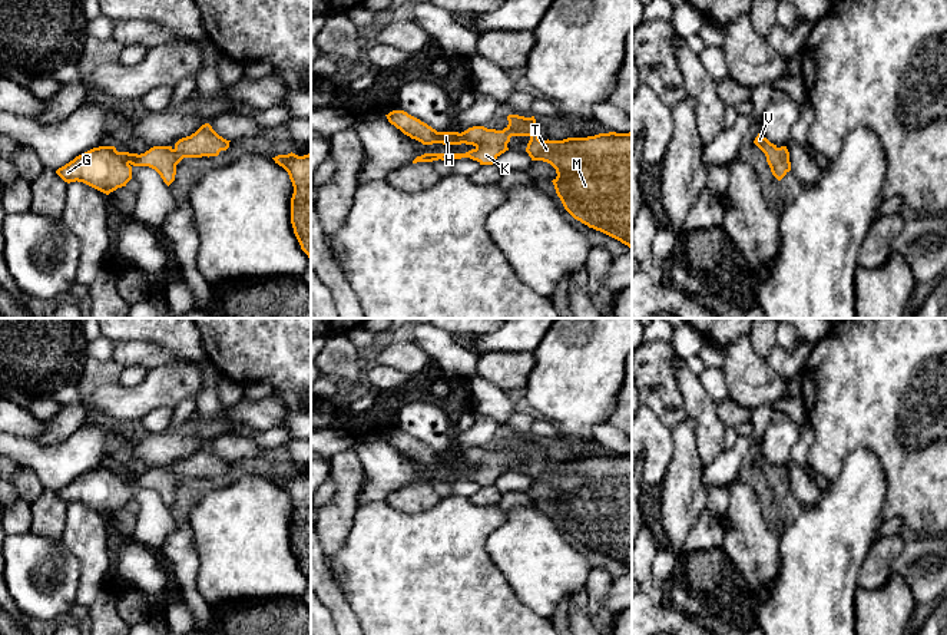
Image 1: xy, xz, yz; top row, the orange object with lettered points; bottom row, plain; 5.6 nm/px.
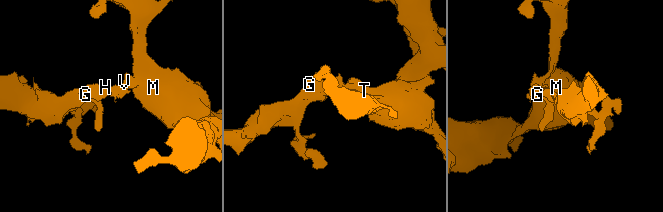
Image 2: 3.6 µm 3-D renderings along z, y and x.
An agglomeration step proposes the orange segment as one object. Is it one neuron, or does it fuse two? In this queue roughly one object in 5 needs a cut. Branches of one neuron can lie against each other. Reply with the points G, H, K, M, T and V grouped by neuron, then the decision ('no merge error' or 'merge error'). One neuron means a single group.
G H K M T V; no merge error

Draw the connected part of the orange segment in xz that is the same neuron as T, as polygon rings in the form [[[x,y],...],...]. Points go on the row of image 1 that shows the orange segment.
[[[393,110],[385,115],[388,122],[400,129],[404,135],[421,142],[423,145],[473,145],[474,148],[466,153],[424,153],[417,156],[413,163],[433,162],[470,158],[480,165],[493,165],[494,161],[509,151],[507,143],[511,136],[529,136],[526,152],[532,161],[543,161],[550,163],[557,176],[552,181],[557,196],[564,209],[577,221],[600,231],[632,249],[632,132],[629,133],[599,133],[587,138],[567,138],[563,140],[540,140],[540,128],[534,116],[524,118],[509,115],[509,125],[503,130],[487,129],[484,126],[473,126],[458,132],[437,132],[420,119],[404,110]]]

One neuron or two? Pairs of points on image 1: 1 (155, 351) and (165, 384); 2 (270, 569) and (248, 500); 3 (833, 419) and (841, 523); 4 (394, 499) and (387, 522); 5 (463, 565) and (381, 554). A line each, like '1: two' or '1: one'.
1: two
2: one
3: two
4: two
5: one

